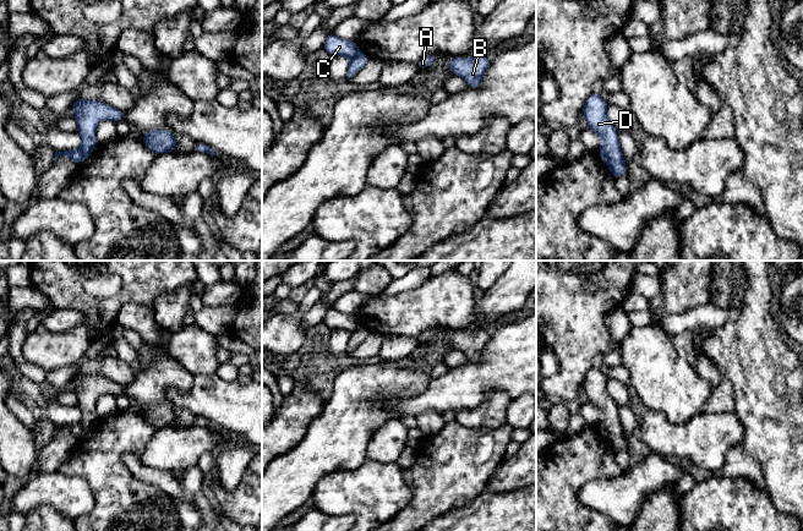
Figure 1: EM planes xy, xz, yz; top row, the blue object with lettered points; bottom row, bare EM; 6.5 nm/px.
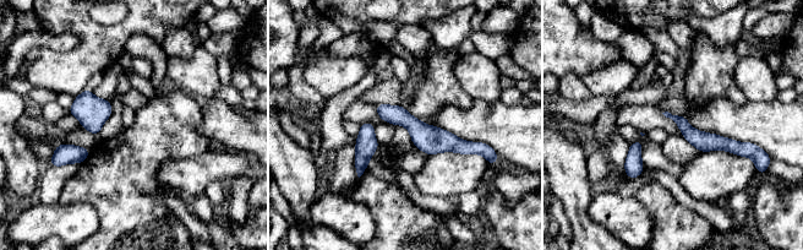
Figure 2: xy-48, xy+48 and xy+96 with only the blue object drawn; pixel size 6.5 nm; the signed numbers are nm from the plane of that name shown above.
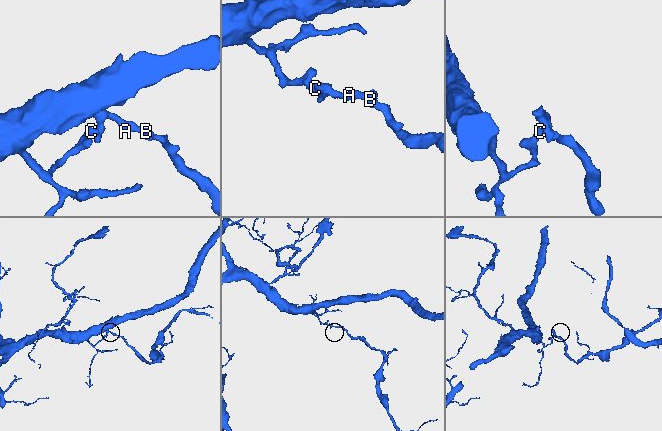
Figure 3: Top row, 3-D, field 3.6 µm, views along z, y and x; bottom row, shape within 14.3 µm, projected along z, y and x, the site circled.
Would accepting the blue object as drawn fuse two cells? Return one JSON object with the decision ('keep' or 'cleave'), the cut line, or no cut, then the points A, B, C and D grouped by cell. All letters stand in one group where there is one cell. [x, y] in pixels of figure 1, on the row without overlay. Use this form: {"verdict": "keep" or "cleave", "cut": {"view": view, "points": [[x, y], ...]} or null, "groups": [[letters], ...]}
{"verdict": "cleave", "cut": {"view": "xy", "points": [[78, 422], [85, 432]]}, "groups": [["A", "B", "D"], ["C"]]}

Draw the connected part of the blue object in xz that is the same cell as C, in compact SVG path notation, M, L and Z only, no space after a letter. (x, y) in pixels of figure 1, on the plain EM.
M333 306L328 307L322 323L326 324L331 330L345 329L349 333L354 332L359 327L355 314L338 312Z

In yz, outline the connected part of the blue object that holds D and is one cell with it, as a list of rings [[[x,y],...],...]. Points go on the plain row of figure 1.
[[[601,366],[591,368],[581,387],[594,406],[602,411],[600,426],[610,442],[612,450],[617,454],[626,448],[627,437],[623,433],[618,416],[618,406],[607,392],[607,376],[602,373]]]

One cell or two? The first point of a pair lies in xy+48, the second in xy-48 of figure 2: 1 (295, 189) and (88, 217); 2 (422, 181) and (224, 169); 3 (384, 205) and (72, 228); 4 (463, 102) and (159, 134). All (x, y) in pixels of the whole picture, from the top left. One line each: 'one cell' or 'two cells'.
1: two cells
2: one cell
3: two cells
4: one cell

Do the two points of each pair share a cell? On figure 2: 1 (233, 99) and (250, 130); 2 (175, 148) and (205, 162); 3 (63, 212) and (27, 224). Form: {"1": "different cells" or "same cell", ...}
{"1": "different cells", "2": "different cells", "3": "same cell"}

